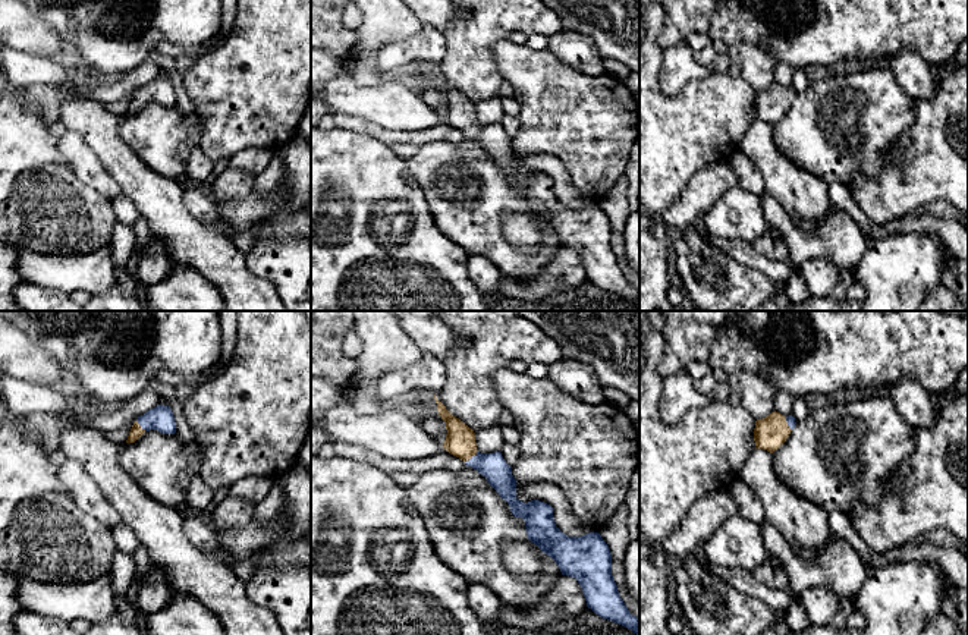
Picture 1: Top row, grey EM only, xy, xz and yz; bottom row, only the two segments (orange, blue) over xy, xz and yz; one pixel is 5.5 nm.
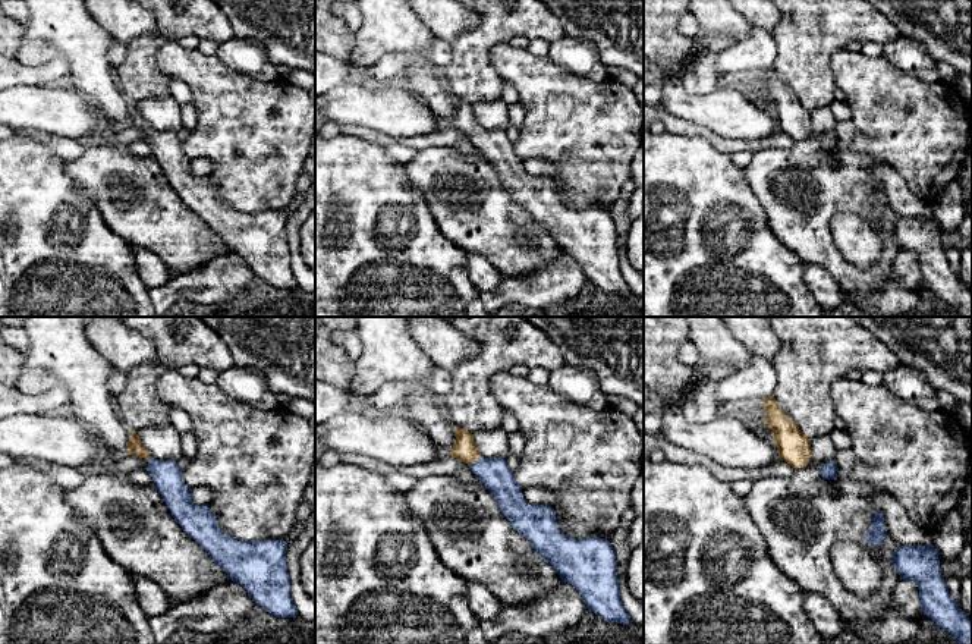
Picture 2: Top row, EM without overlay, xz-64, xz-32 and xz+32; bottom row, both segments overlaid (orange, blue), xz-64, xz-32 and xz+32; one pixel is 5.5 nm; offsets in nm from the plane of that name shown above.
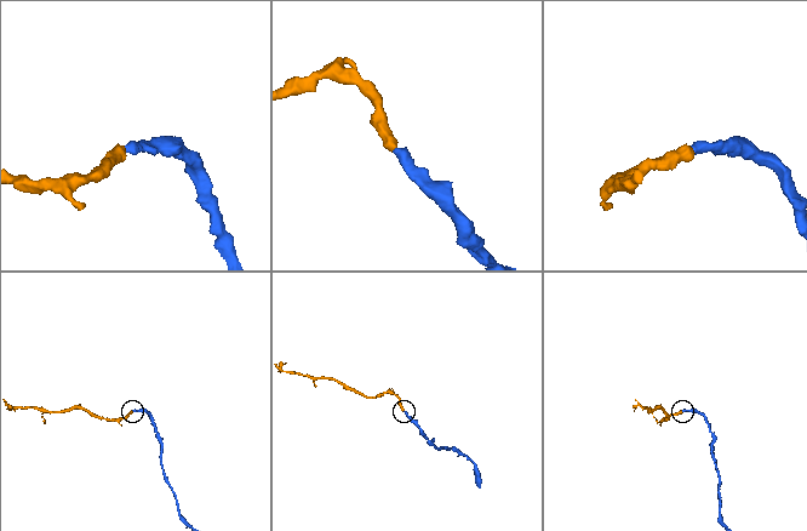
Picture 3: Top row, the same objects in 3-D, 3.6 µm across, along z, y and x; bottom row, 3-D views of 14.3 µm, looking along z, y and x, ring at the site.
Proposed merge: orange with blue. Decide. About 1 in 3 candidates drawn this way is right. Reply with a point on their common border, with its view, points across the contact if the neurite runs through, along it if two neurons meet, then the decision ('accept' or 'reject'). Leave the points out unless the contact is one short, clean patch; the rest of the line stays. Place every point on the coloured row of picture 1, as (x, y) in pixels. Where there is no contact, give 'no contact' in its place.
xz (471, 456) | across xz (459, 442), (471, 456), (493, 467) | accept

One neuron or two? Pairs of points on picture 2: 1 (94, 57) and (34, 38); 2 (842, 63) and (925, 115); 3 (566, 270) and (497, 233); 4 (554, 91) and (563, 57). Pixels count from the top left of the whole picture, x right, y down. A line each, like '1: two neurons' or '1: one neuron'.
1: one neuron
2: one neuron
3: two neurons
4: two neurons

